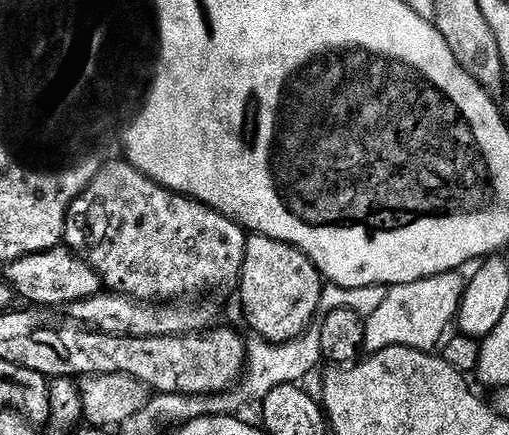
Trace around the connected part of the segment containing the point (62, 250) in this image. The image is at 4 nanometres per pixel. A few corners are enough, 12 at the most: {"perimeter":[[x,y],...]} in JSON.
{"perimeter":[[51,248],[3,269],[32,304],[67,306],[96,296],[102,281],[87,259]]}

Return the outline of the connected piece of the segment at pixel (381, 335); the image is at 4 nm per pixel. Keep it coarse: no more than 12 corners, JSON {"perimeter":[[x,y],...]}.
{"perimeter":[[465,277],[393,284],[365,319],[363,350],[435,353]]}

